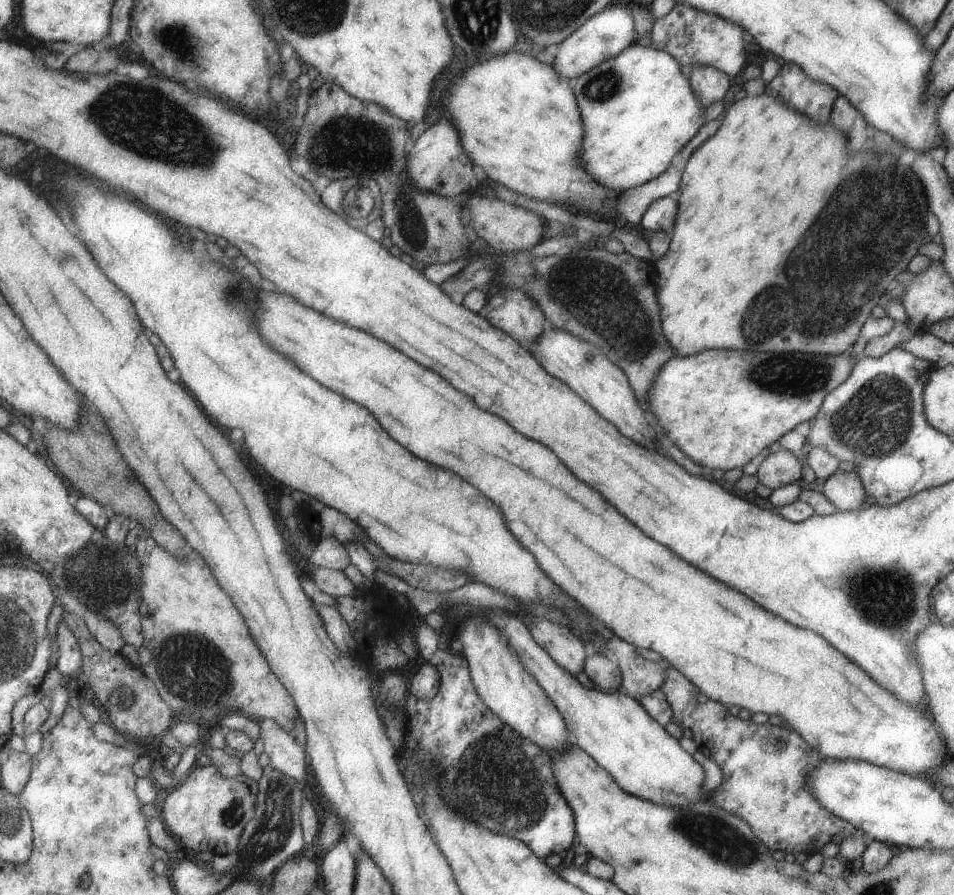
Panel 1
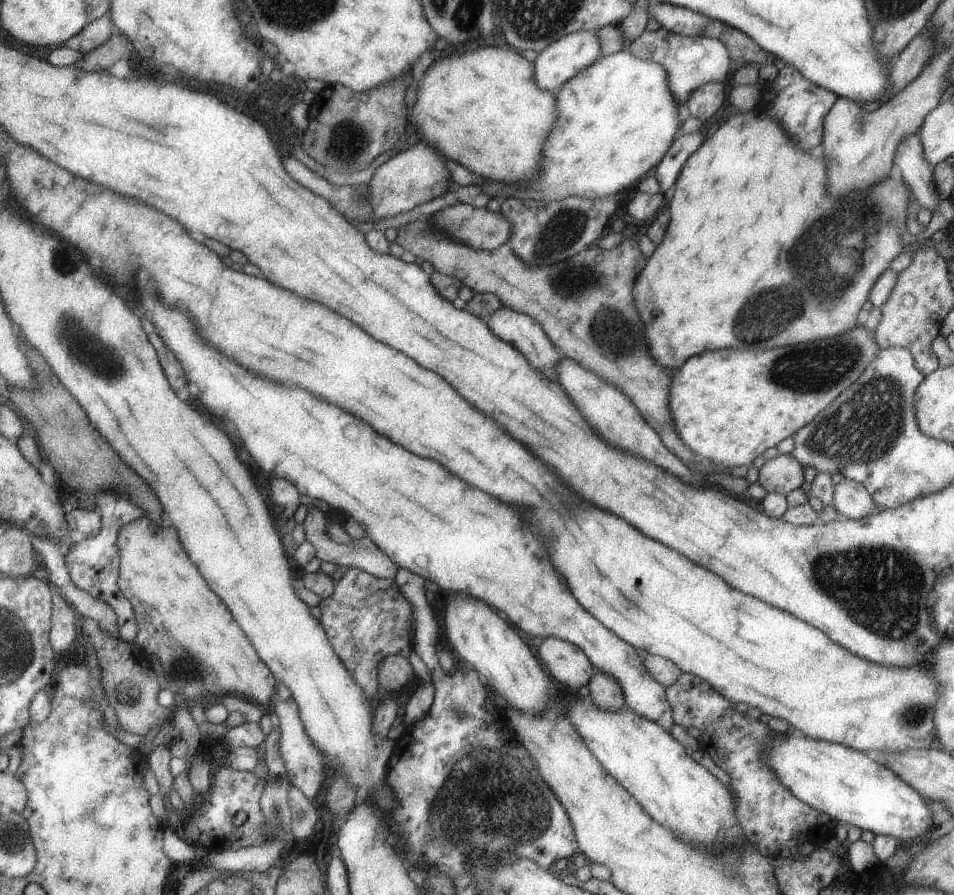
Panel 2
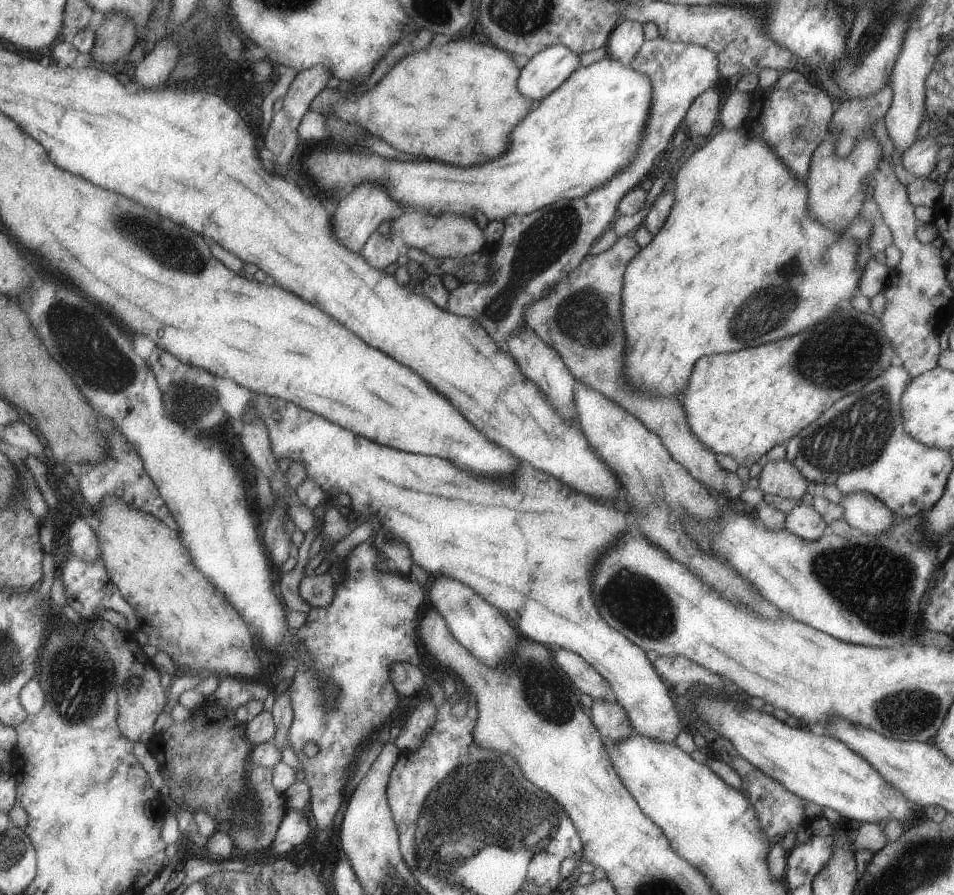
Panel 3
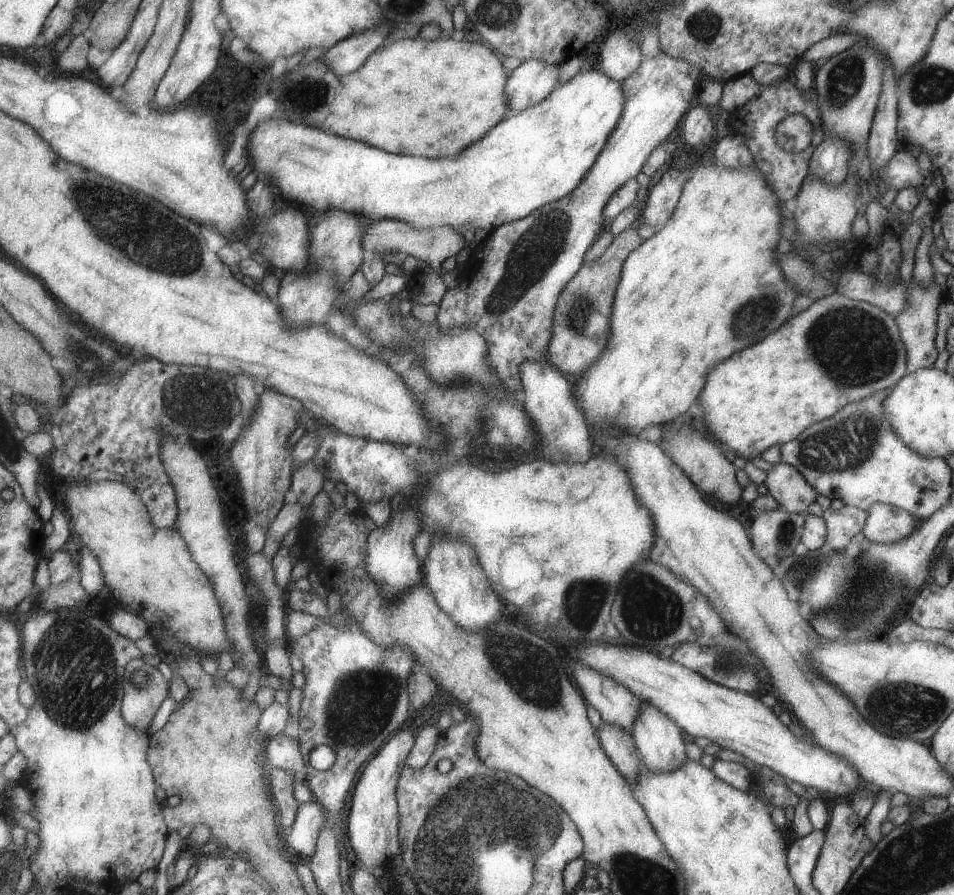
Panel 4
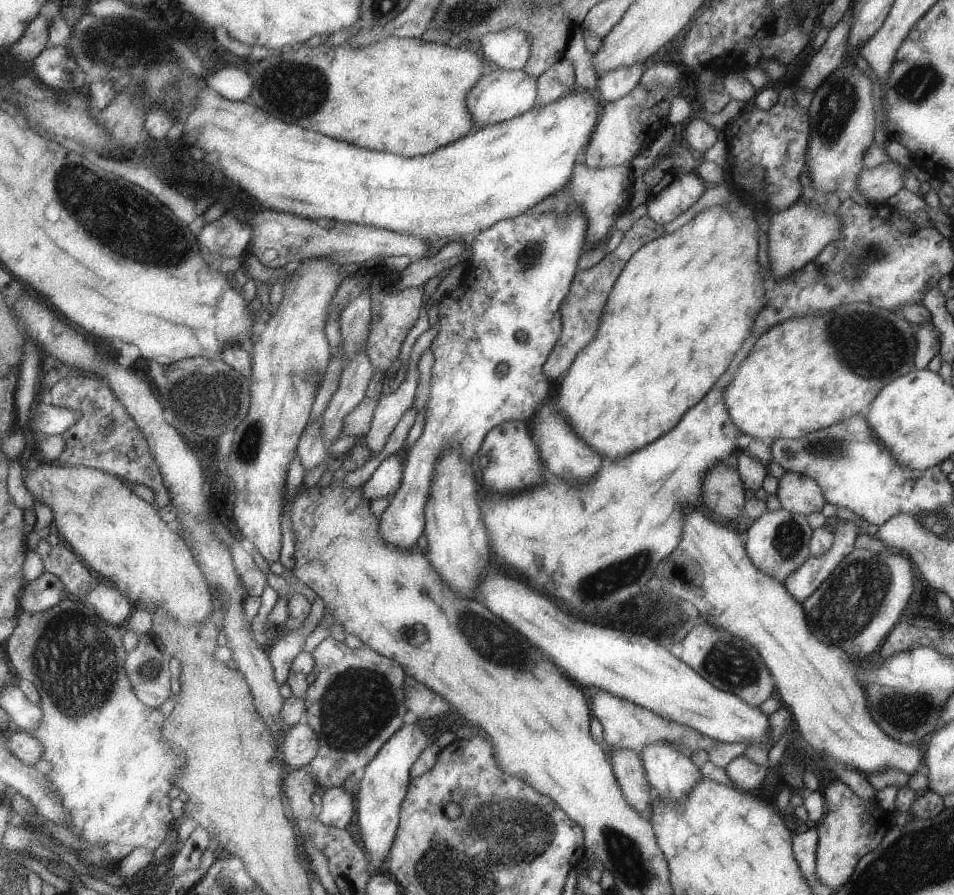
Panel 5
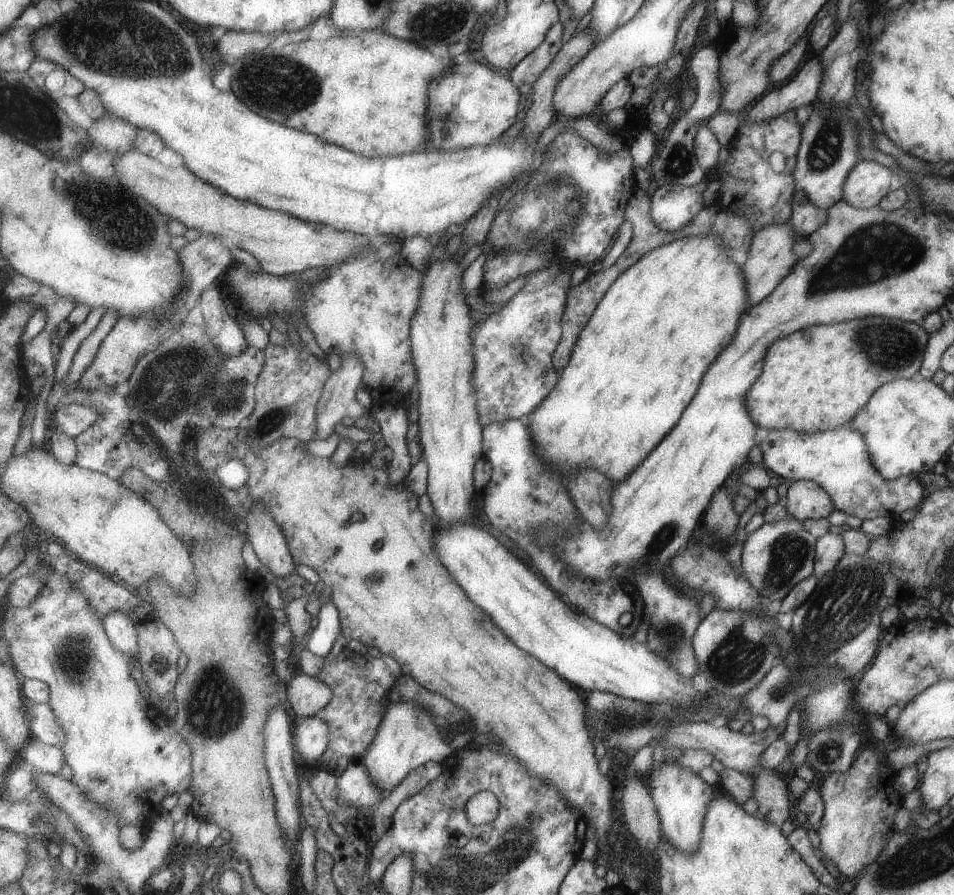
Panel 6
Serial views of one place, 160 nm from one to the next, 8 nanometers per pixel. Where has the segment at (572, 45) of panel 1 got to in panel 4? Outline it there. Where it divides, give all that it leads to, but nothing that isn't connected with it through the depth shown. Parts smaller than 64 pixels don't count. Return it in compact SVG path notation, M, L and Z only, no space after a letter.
M525 59L519 67L507 73L505 94L508 112L503 119L541 102L555 88L557 67L535 59Z

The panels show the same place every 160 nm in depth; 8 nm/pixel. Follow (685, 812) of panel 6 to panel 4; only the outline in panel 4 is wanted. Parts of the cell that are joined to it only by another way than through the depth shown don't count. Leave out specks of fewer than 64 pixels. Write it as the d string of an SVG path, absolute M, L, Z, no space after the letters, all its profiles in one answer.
M639 700L642 706L638 717L634 720L631 735L642 764L652 773L669 773L678 769L688 761L683 742L685 736L682 730L672 720L669 720L669 717L661 714L659 709Z

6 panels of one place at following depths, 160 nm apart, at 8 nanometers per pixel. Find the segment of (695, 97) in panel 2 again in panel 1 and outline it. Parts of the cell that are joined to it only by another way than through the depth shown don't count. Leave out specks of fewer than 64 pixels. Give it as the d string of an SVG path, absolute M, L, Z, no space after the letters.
M691 64L686 71L692 93L704 109L727 94L731 78L720 70Z

